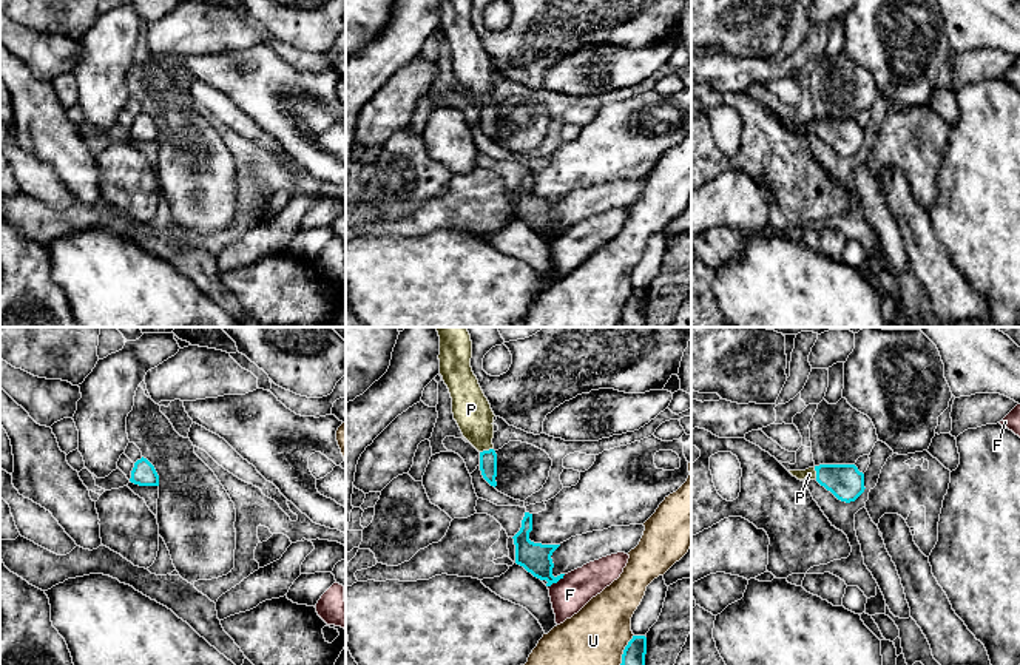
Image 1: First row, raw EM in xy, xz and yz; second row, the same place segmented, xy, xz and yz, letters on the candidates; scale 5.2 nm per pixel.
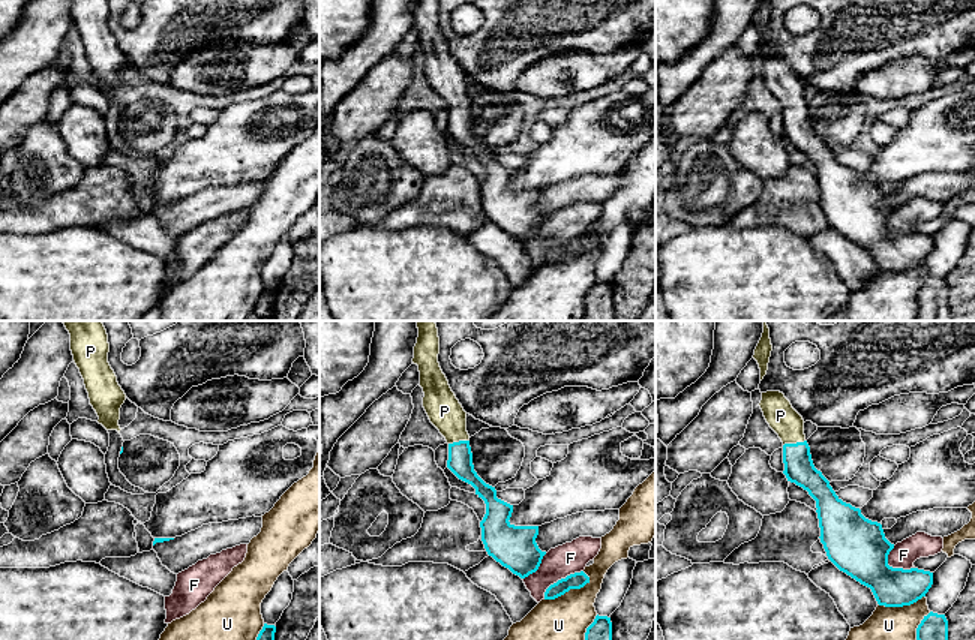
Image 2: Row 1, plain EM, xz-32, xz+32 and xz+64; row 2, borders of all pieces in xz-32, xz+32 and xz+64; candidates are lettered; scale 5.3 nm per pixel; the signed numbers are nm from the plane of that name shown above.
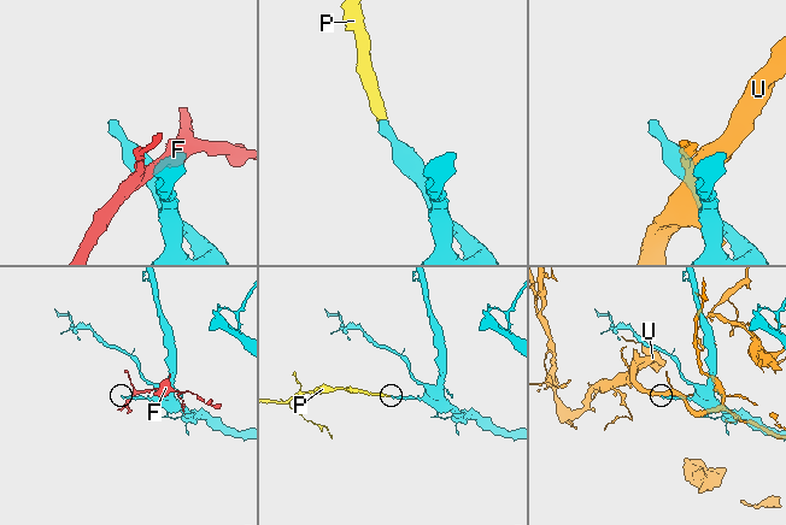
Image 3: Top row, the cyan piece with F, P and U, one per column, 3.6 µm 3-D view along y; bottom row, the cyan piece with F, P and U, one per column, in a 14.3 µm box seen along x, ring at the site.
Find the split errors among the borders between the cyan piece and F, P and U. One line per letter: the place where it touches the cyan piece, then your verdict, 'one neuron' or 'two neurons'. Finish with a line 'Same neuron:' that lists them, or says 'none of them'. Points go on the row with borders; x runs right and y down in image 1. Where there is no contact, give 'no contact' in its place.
F: xz (556, 582) | two neurons
P: xz (486, 451) | one neuron
U: xz (624, 650) | two neurons
Same neuron: P

